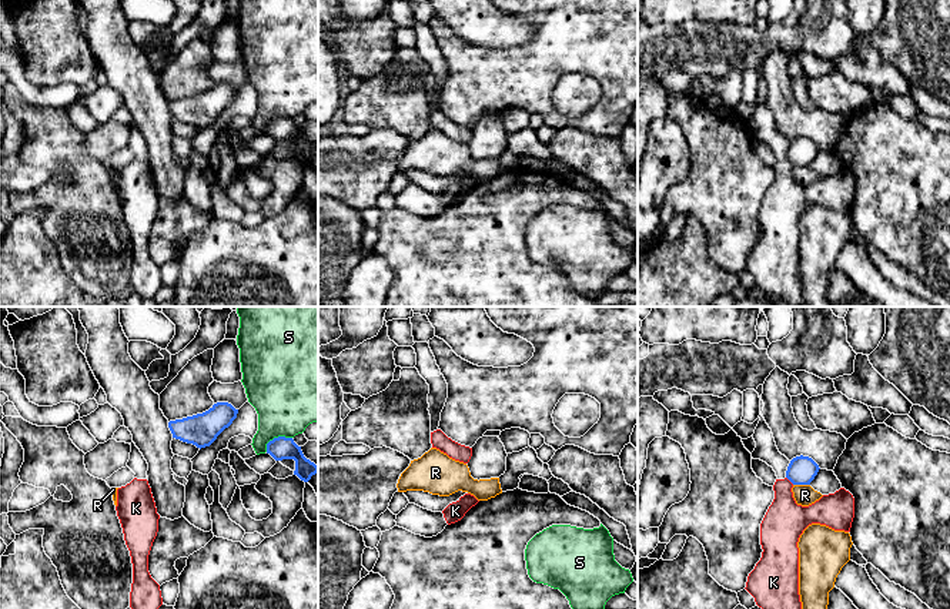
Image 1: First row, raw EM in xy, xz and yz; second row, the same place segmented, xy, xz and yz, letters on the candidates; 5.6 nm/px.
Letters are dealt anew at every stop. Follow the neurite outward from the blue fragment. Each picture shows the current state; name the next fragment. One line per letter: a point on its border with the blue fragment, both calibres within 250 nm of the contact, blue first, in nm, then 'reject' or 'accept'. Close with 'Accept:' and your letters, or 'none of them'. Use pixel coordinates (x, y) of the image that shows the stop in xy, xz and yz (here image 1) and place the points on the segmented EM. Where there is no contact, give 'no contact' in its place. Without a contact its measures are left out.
K: contact yz (790, 481); calibres 160 and 240 nm; reject
R: contact yz (802, 484); calibres 160 and 120 nm; reject
S: contact xy (276, 438); calibres 130 and 400 nm; reject
Accept: none of them

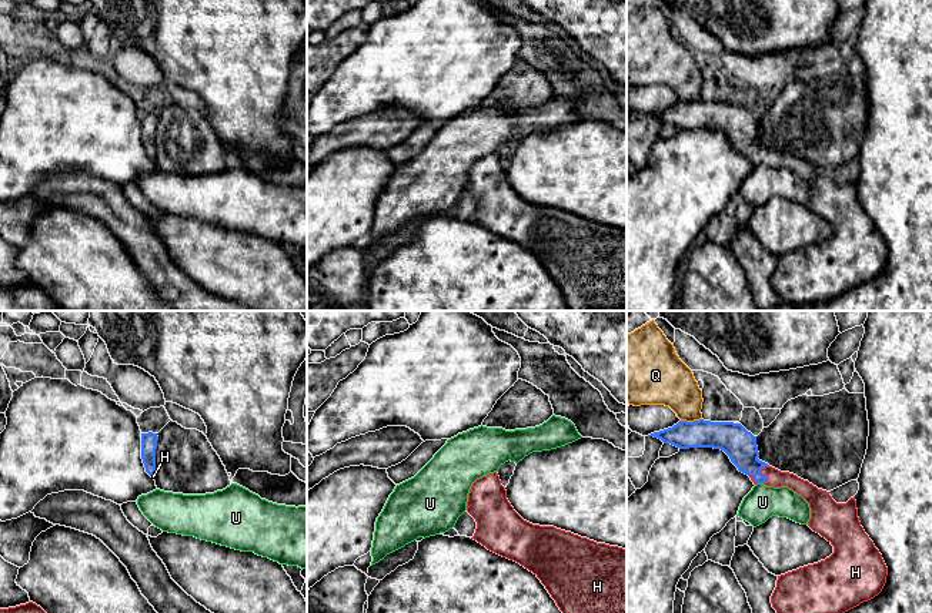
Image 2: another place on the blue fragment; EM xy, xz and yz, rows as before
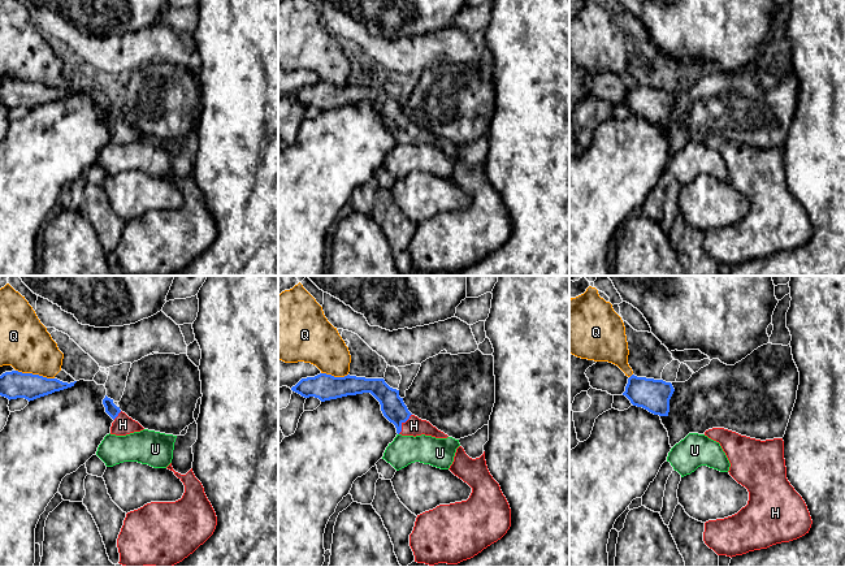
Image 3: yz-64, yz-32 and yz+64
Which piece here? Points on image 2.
H: contact yz (761, 474); calibres 180 and 100 nm; accept
Q: contact yz (691, 422); calibres 180 and 260 nm; reject
U: contact yz (761, 482); calibres 180 and 190 nm; reject
Accept: H

